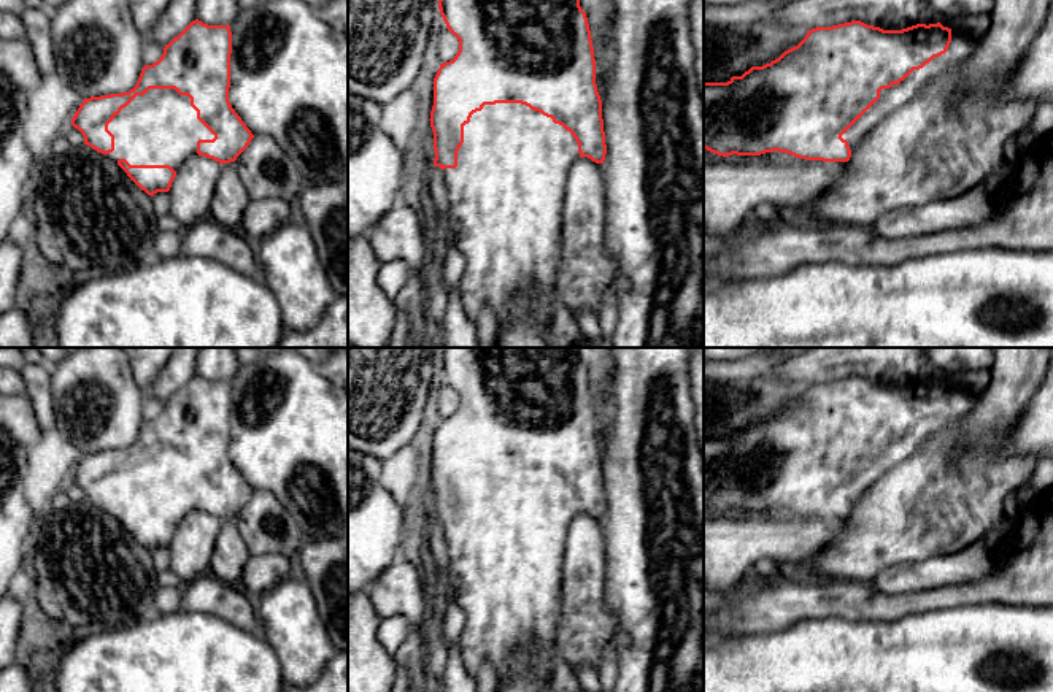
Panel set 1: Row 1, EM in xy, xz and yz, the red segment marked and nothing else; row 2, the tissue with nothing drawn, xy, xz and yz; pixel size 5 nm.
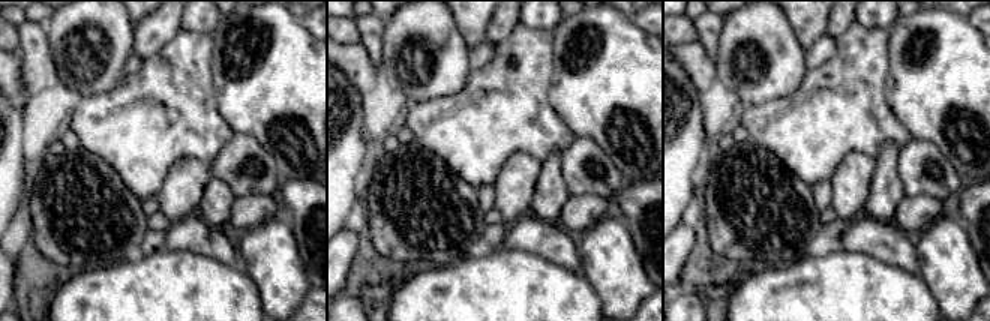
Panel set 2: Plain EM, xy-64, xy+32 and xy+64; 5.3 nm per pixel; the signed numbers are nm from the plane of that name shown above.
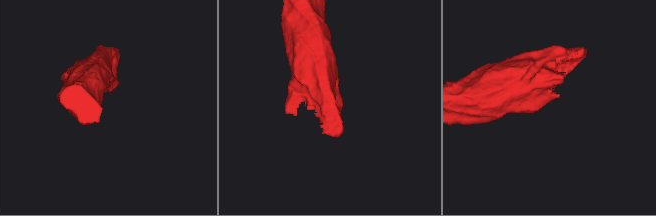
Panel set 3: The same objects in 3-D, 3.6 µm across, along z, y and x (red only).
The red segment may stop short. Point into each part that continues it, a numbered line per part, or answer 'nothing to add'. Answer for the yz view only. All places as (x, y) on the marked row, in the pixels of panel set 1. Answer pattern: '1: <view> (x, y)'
1: yz (961, 48)

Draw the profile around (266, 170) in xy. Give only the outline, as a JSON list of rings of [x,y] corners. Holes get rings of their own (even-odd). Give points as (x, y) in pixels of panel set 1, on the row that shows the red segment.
[[[254,135],[235,165],[251,200],[281,198],[295,203],[307,184],[291,157],[265,135]]]

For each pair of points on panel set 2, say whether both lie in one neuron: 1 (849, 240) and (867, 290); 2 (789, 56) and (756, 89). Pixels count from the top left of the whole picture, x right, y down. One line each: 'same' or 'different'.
1: different
2: same

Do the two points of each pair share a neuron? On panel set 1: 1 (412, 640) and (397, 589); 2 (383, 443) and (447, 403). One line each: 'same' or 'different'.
1: same
2: different

